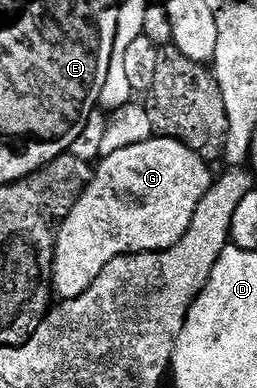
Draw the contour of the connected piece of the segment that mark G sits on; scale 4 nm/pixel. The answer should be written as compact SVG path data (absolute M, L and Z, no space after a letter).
M162 135L103 157L57 231L51 291L60 300L73 300L114 258L130 252L161 252L177 244L214 179L204 160L181 140Z

